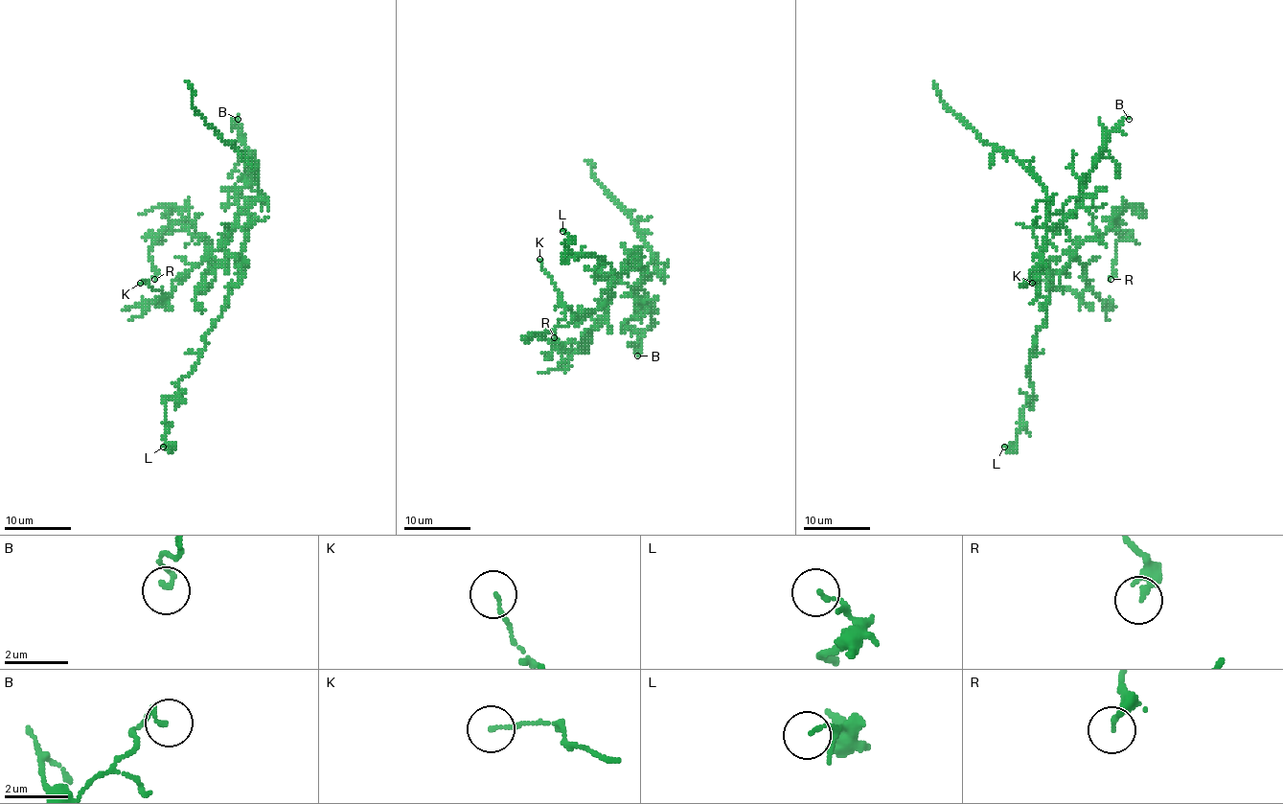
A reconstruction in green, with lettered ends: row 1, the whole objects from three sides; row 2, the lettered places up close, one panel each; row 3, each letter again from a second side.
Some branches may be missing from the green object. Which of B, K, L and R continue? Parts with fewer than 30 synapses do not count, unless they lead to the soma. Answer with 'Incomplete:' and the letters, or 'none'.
Incomplete: none

